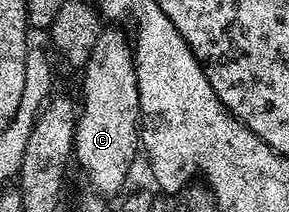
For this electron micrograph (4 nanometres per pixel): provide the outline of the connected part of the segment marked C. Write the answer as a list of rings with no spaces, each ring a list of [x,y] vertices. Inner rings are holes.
[[[109,26],[101,31],[91,54],[87,58],[81,80],[81,96],[85,105],[80,105],[77,131],[73,134],[75,164],[85,171],[89,184],[97,192],[109,196],[125,184],[133,159],[139,156],[139,121],[142,119],[137,89],[137,66],[133,63],[131,40],[120,32],[120,27]]]

